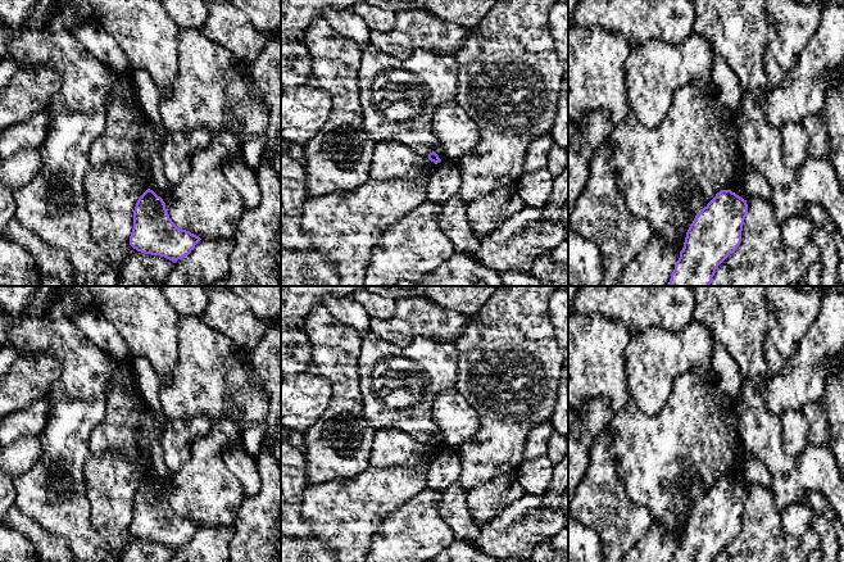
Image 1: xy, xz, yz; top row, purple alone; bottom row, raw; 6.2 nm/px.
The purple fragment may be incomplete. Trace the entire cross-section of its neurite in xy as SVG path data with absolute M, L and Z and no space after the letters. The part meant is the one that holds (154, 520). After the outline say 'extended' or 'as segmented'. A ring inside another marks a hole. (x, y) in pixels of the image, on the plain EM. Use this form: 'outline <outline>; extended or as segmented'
outline M148 476L133 498L130 532L137 539L160 543L172 549L187 544L201 526L177 515L160 484Z; as segmented

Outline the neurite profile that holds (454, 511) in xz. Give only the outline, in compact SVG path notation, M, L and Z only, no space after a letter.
M458 482L443 491L440 517L454 532L457 540L464 540L475 545L480 534L480 526L471 516L467 504L467 490Z

